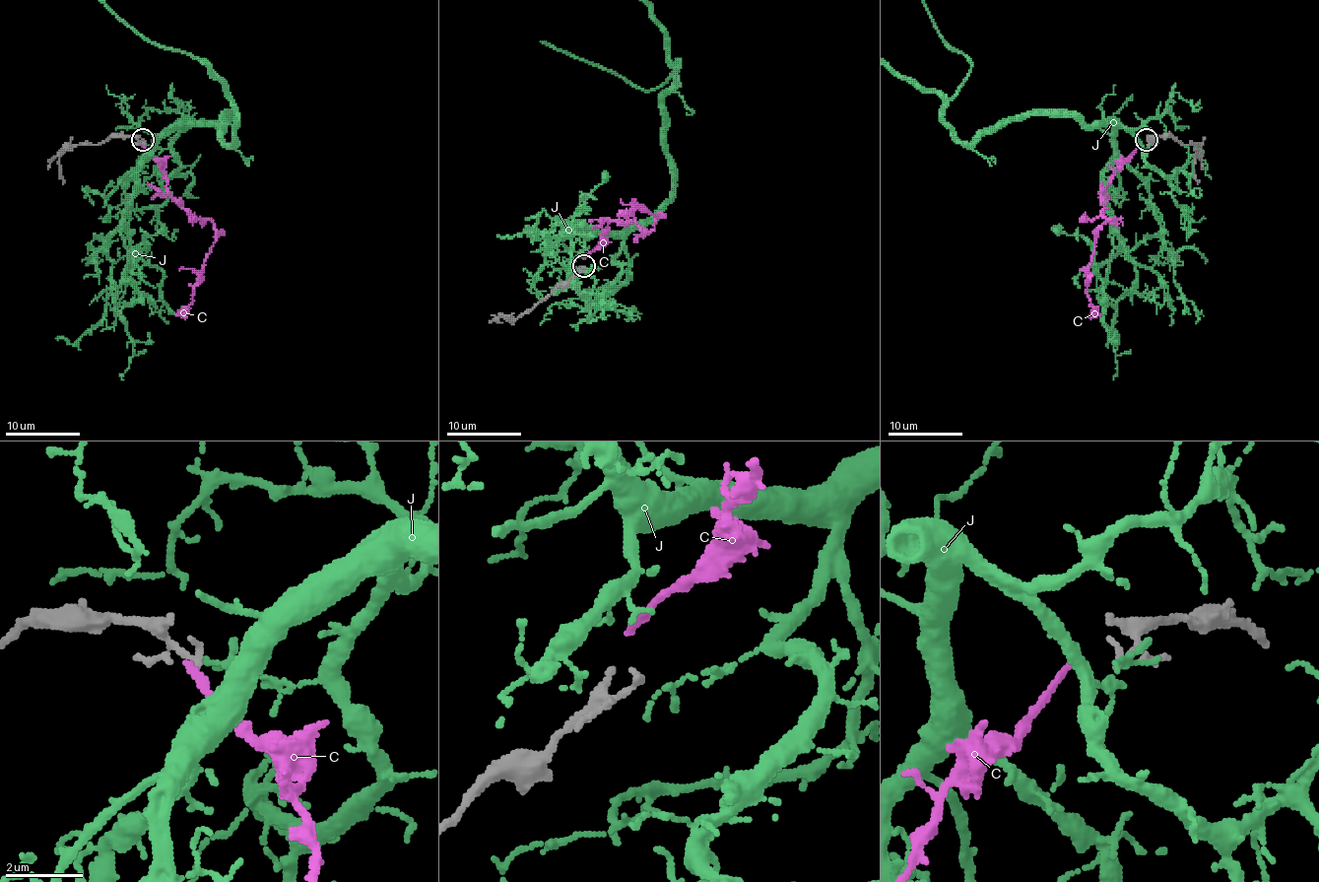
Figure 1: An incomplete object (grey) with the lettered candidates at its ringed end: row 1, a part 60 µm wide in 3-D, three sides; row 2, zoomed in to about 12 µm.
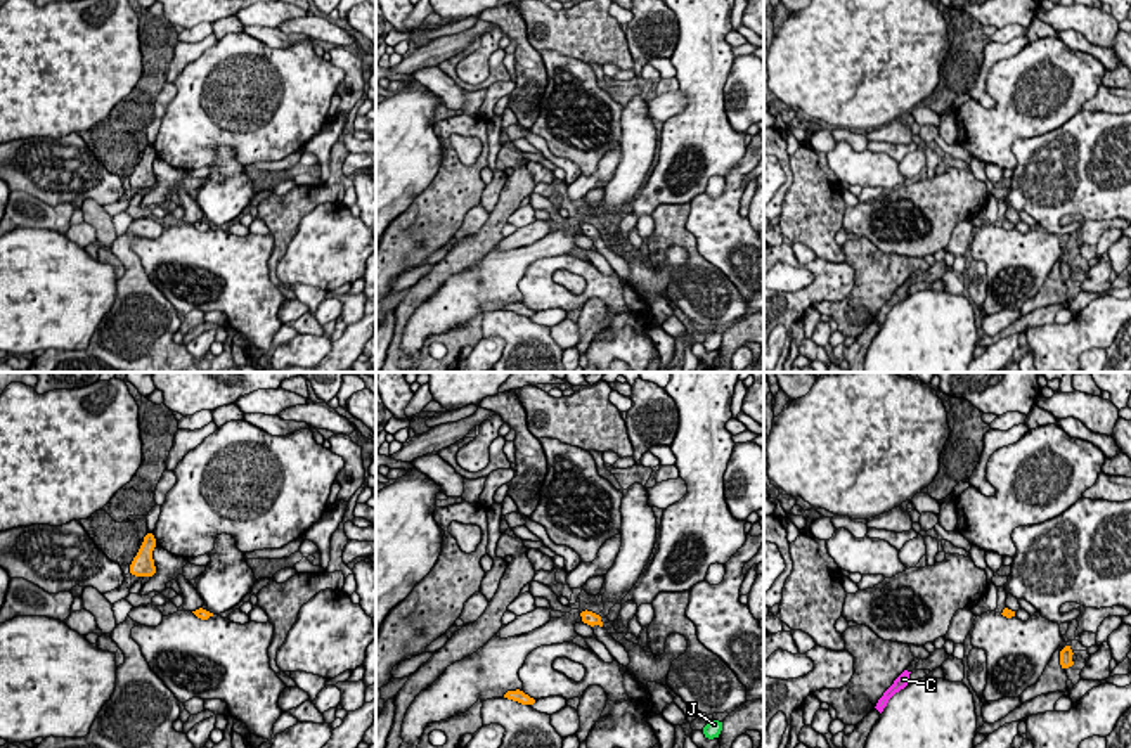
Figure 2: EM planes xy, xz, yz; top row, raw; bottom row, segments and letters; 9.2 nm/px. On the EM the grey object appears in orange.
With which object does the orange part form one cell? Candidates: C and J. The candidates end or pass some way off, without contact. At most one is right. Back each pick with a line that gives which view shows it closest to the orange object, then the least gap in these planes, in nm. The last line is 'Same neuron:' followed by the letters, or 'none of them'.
C: yz | 1000 nm
Same neuron: C

